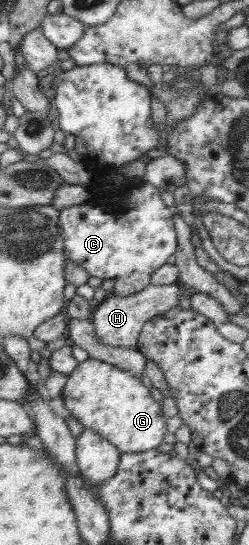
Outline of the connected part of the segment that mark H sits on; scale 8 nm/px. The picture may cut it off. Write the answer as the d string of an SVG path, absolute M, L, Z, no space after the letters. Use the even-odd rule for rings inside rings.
M179 282L170 285L148 284L144 289L128 296L108 295L91 313L90 320L98 341L110 346L136 348L142 326L154 316L179 305L184 287Z

